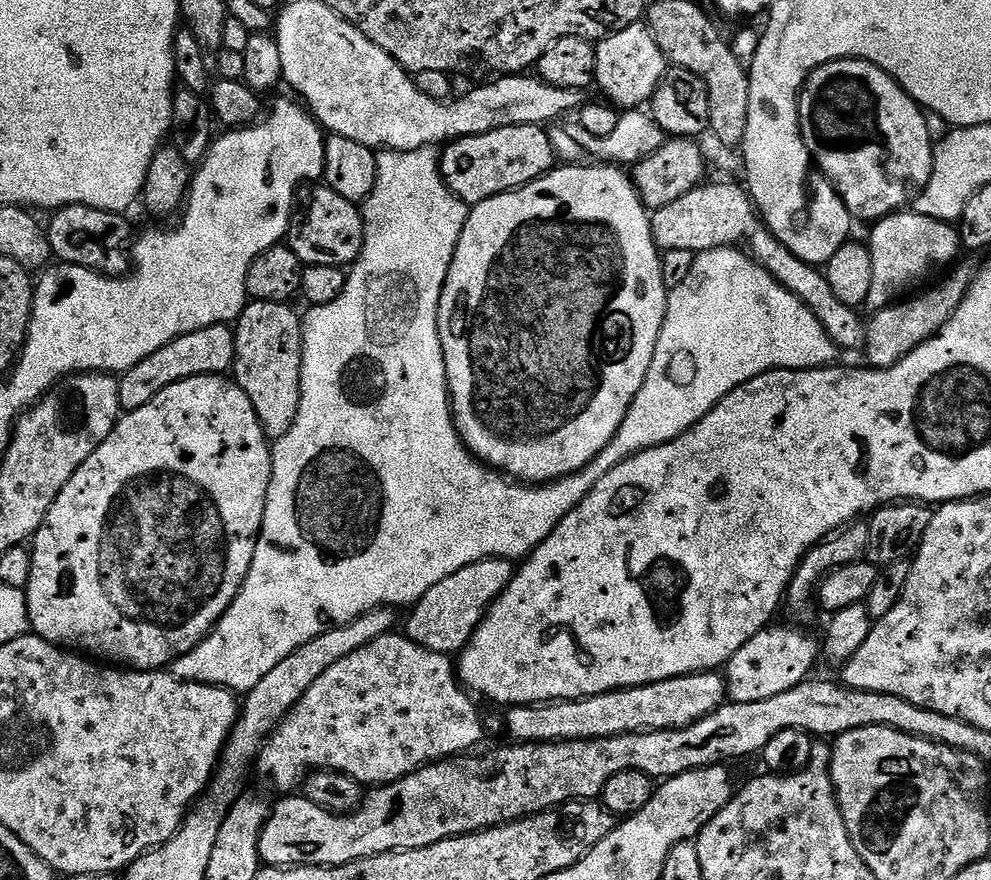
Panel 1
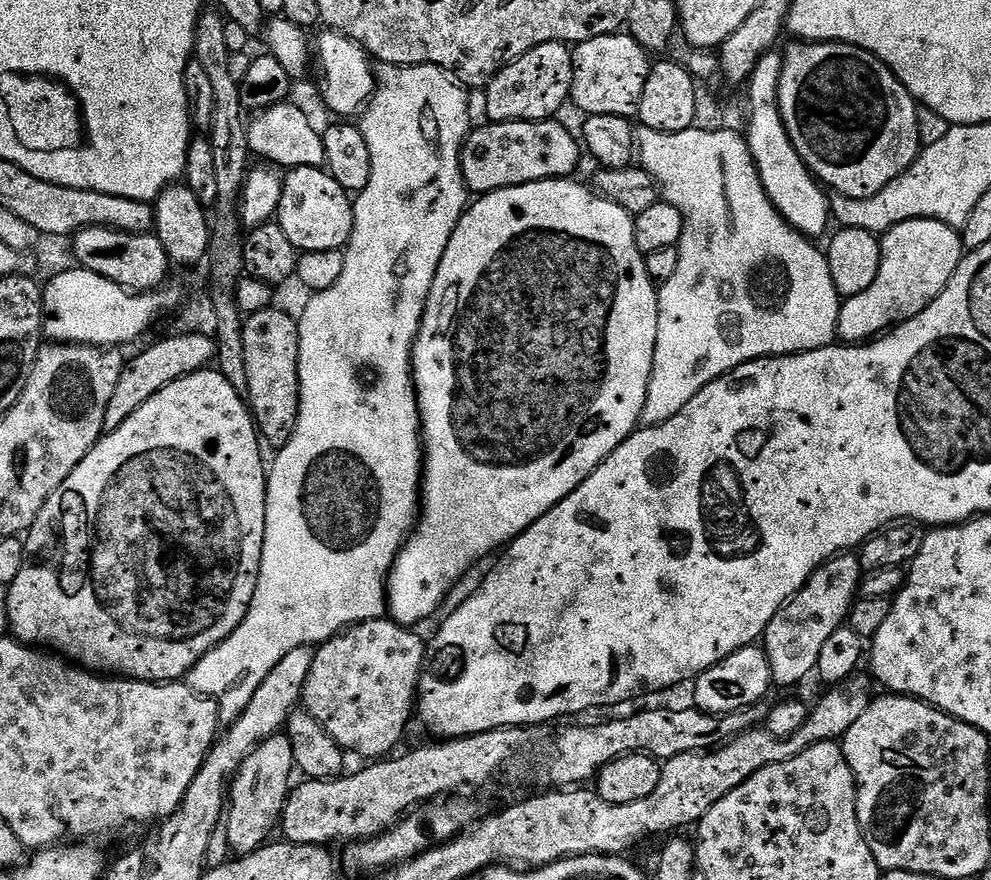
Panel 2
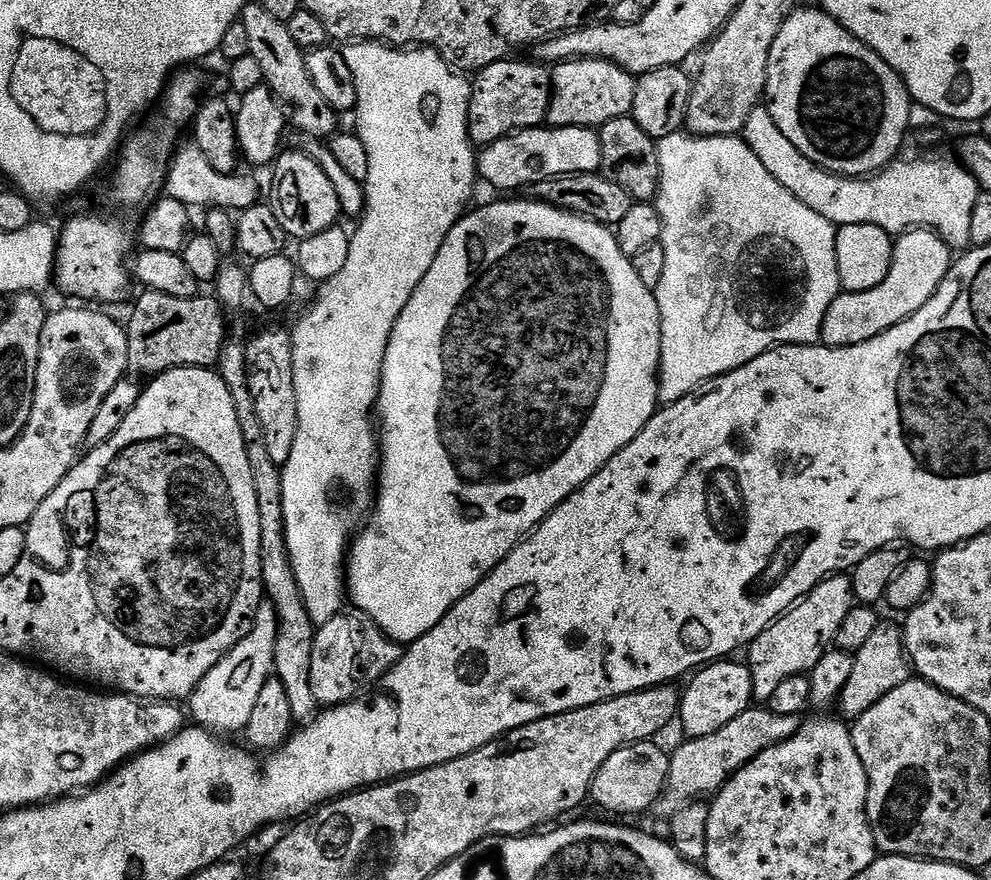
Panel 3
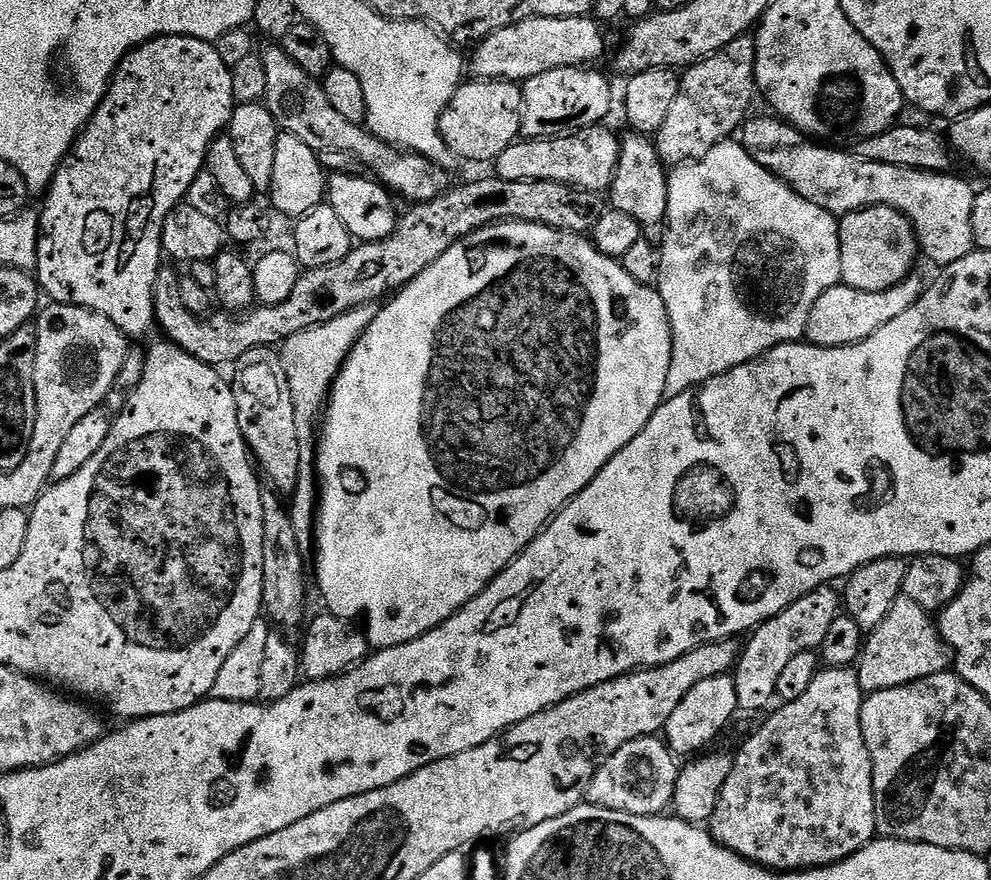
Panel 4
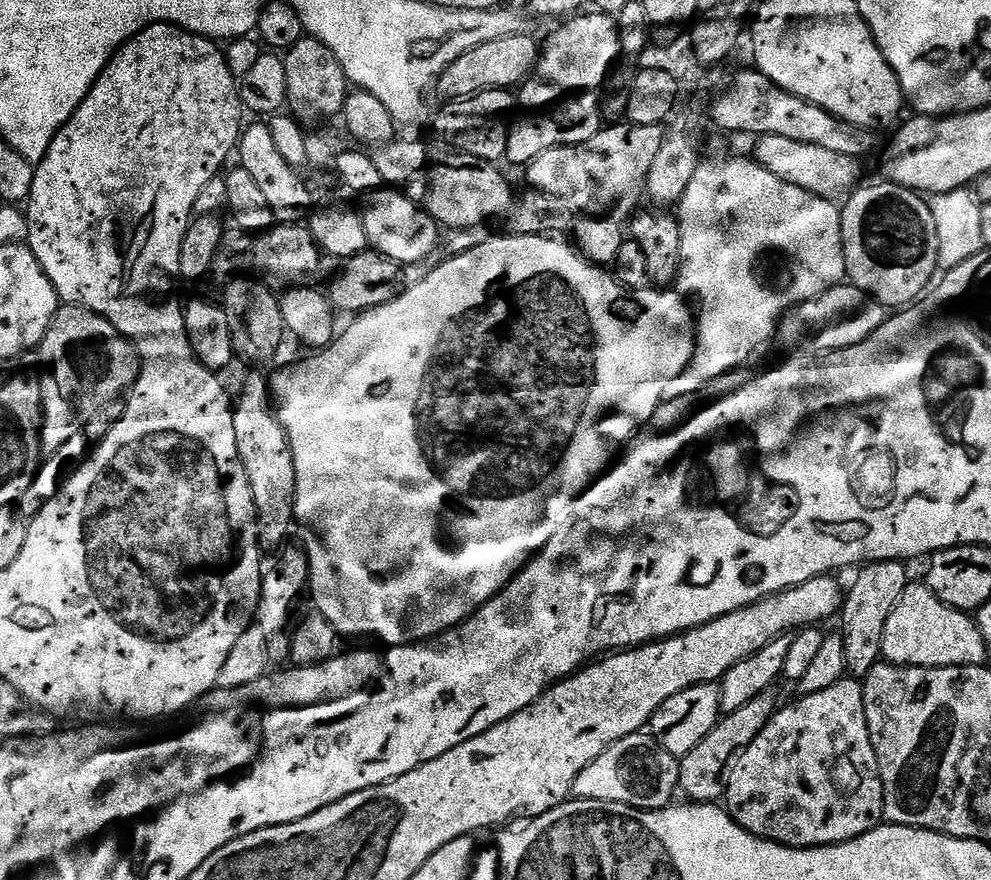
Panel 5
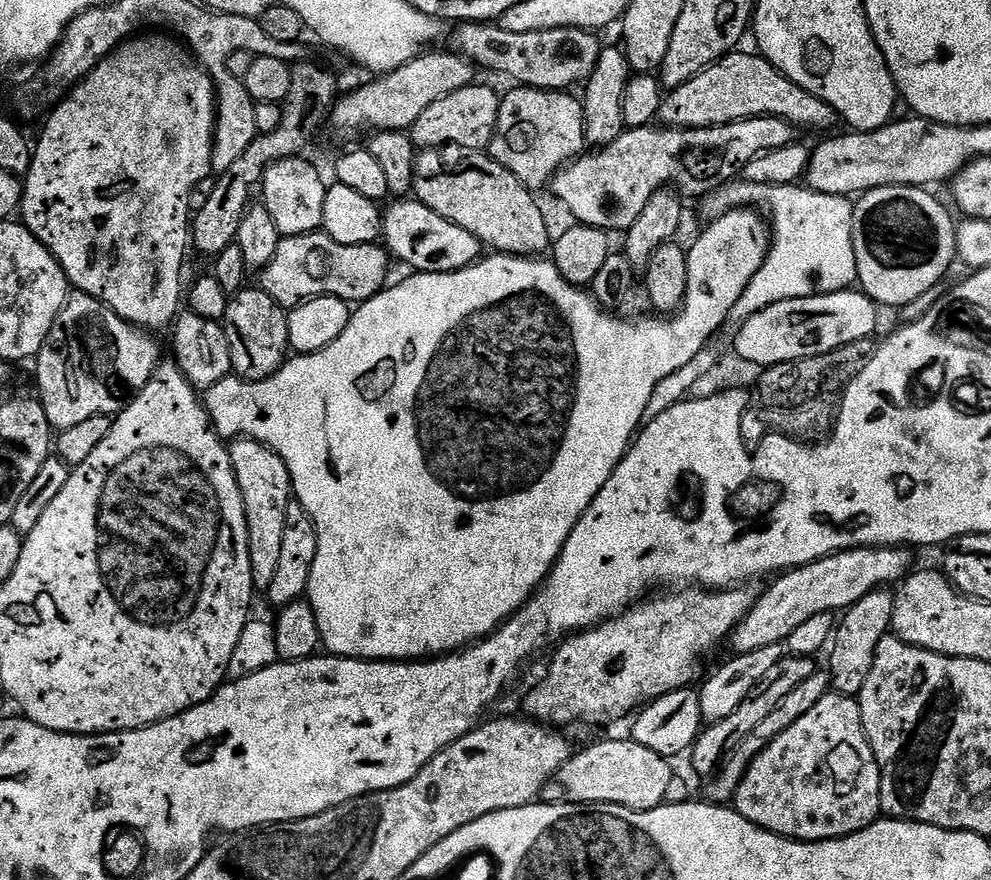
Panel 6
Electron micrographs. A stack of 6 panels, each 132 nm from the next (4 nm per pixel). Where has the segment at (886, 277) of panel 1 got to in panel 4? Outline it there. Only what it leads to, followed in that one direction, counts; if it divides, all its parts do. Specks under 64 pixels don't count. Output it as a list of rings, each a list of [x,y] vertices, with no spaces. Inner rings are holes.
[[[907,276],[898,286],[885,292],[859,292],[847,286],[826,290],[826,294],[814,302],[814,310],[810,310],[807,343],[817,344],[819,348],[844,348],[848,344],[862,343],[874,334],[874,330],[882,330],[886,322],[894,322],[898,314],[906,314],[906,310],[920,300],[926,291],[926,284],[918,276]]]

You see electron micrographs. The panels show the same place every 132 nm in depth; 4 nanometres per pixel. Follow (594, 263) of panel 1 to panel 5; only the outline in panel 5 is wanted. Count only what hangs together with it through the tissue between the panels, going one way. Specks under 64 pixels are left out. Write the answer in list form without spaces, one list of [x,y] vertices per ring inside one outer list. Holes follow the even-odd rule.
[[[493,235],[482,246],[474,246],[474,250],[470,250],[466,254],[447,257],[443,262],[440,262],[444,264],[438,265],[433,272],[431,269],[418,283],[411,285],[390,302],[386,302],[377,308],[371,308],[368,312],[359,313],[353,319],[356,321],[345,332],[343,329],[327,348],[321,348],[315,354],[309,355],[312,356],[309,360],[300,360],[297,364],[282,369],[281,372],[271,373],[272,402],[276,410],[276,416],[282,422],[282,426],[288,435],[290,450],[294,454],[296,518],[299,527],[304,527],[309,536],[306,551],[310,562],[310,574],[312,575],[310,600],[315,611],[324,616],[330,622],[330,626],[336,628],[341,637],[361,636],[364,640],[377,640],[380,643],[377,645],[380,646],[398,648],[409,643],[409,628],[412,631],[411,639],[413,641],[427,642],[441,636],[443,632],[451,632],[459,628],[479,608],[483,608],[495,596],[499,596],[502,589],[518,575],[524,565],[537,552],[542,551],[546,546],[546,542],[550,542],[550,538],[554,538],[554,534],[558,534],[560,527],[571,517],[572,509],[576,507],[580,495],[613,463],[612,455],[616,451],[619,453],[647,425],[653,414],[659,410],[661,404],[665,401],[666,386],[670,386],[670,382],[674,382],[674,378],[678,378],[678,374],[682,374],[682,370],[686,370],[686,366],[696,349],[694,312],[689,301],[679,291],[657,290],[652,286],[629,291],[616,279],[611,271],[605,270],[601,265],[592,263],[591,260],[587,260],[585,256],[580,255],[579,251],[571,243],[568,243],[569,245],[563,244],[560,241],[563,239],[560,238],[499,235]]]

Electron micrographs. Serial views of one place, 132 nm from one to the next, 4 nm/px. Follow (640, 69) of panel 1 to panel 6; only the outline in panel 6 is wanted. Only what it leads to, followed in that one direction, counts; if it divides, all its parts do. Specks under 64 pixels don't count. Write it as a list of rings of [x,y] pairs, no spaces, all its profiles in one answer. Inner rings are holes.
[[[513,87],[513,92],[504,92],[500,102],[500,117],[496,123],[496,132],[492,136],[490,155],[522,186],[529,190],[547,189],[552,179],[561,168],[567,168],[573,160],[585,151],[584,142],[584,105],[579,99],[572,97],[568,90],[545,90],[543,88]]]

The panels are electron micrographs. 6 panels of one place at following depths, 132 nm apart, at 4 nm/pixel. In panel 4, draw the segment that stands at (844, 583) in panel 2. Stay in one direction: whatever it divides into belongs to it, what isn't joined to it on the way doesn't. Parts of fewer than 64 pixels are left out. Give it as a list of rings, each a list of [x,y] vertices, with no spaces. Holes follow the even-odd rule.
[[[825,586],[815,592],[798,598],[786,610],[767,620],[747,637],[748,645],[743,645],[740,659],[734,669],[734,679],[738,690],[738,709],[743,712],[760,712],[771,700],[777,699],[778,678],[784,667],[803,652],[816,652],[826,642],[826,634],[834,618],[842,614],[842,596],[835,587]]]

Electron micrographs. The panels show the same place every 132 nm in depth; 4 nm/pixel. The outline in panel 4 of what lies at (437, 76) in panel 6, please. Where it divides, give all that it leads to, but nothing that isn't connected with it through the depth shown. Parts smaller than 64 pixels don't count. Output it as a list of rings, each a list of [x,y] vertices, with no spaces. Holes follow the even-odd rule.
[[[591,15],[571,16],[570,18],[546,18],[532,16],[517,24],[506,26],[502,30],[494,30],[485,40],[475,45],[472,60],[470,56],[470,72],[477,80],[511,80],[523,82],[538,74],[546,74],[546,70],[555,68],[578,68],[595,65],[595,60],[604,52],[604,32]]]

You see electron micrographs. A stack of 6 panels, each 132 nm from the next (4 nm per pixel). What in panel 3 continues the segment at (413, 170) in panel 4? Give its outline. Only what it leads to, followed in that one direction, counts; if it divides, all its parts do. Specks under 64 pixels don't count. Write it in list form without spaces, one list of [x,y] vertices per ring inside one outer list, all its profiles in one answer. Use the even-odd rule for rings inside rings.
[[[249,2],[242,10],[239,21],[246,26],[246,34],[250,41],[248,54],[258,61],[262,69],[264,84],[271,90],[276,99],[276,105],[282,110],[285,121],[292,124],[304,135],[304,138],[331,138],[338,131],[337,113],[322,98],[322,94],[314,87],[310,79],[310,70],[306,59],[305,49],[290,38],[290,30],[287,24],[278,22],[278,18],[272,17],[267,10],[262,10],[258,2]]]

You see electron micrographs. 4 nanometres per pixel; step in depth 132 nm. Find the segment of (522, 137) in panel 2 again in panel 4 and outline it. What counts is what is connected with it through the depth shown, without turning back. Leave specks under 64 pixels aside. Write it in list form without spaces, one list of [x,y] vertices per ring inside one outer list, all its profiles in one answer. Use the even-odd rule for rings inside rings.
[[[608,126],[579,128],[567,136],[543,136],[541,140],[521,138],[502,150],[500,157],[494,161],[495,175],[506,182],[562,182],[591,192],[607,193],[618,170],[621,137],[604,127]]]

